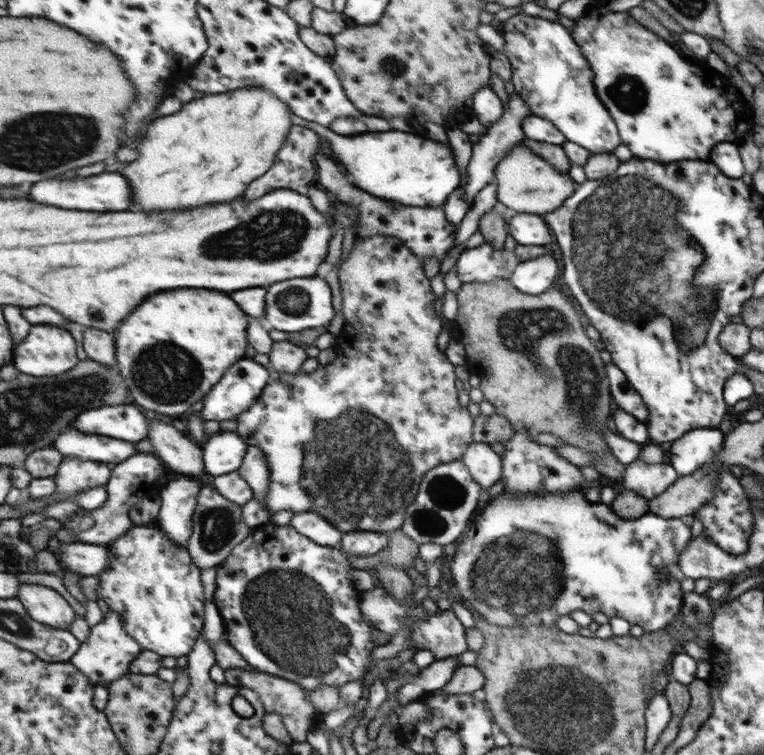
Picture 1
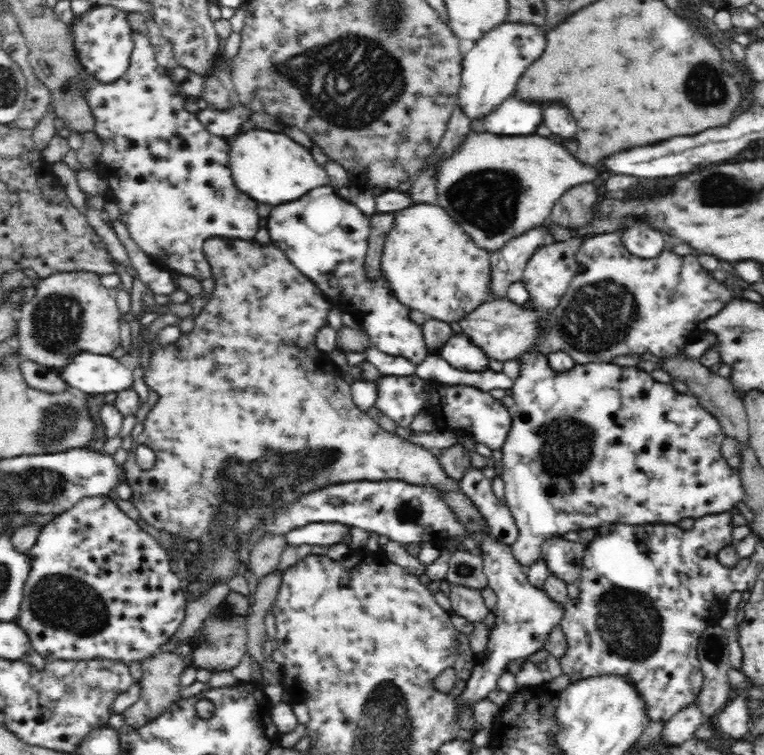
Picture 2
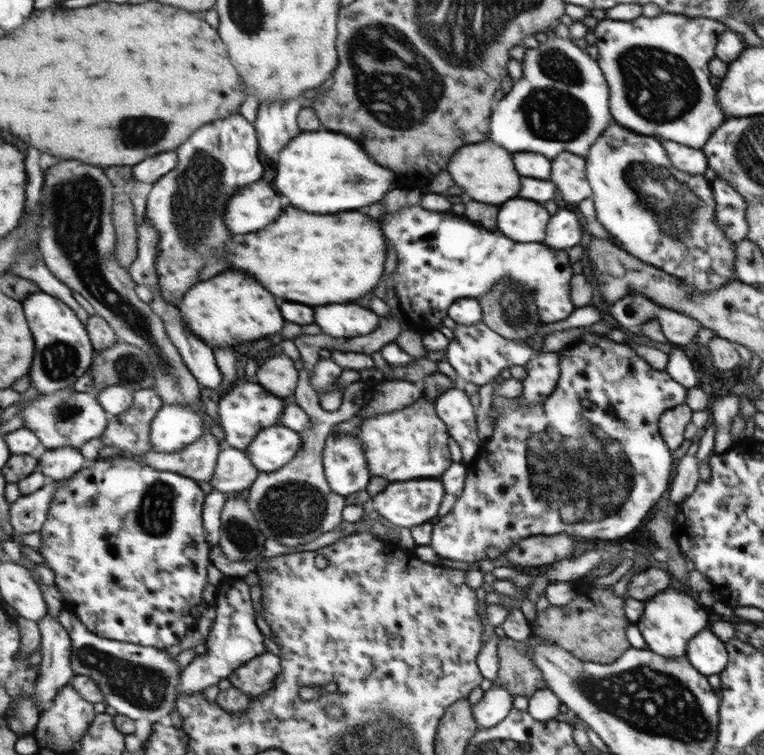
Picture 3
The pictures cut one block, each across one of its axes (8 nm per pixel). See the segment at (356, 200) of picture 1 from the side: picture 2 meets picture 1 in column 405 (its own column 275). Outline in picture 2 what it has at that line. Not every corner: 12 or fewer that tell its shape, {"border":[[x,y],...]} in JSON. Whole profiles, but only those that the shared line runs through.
{"border":[[332,186],[265,228],[374,347],[420,366],[414,310],[366,273],[368,214]]}

